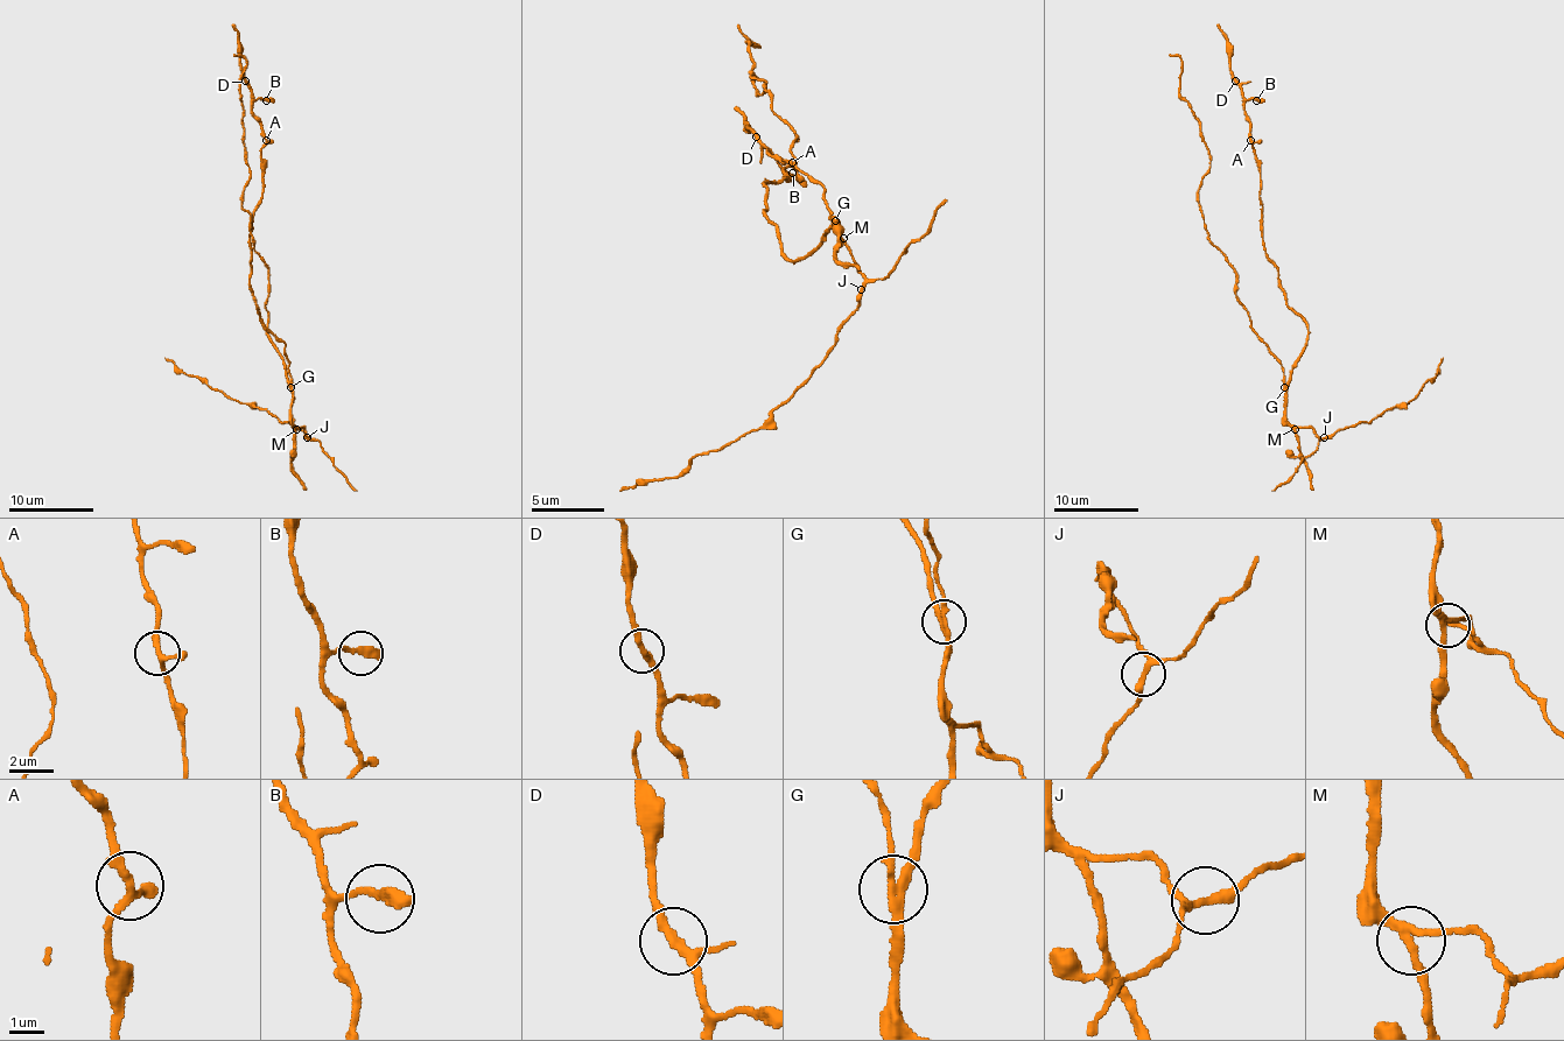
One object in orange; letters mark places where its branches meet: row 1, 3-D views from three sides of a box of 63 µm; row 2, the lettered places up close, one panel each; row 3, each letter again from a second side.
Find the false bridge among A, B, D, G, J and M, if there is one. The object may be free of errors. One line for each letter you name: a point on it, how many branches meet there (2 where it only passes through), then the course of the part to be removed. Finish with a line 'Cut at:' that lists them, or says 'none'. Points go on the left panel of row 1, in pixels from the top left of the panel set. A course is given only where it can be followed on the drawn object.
G: place (290, 387); branches 3; course (292, 387), (285, 344), (268, 328), (268, 268), (243, 206), (247, 62), (235, 54)
Cut at: G

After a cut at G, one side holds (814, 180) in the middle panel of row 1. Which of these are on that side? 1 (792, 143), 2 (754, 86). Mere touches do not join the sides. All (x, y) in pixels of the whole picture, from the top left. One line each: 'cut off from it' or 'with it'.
1: with it
2: with it

